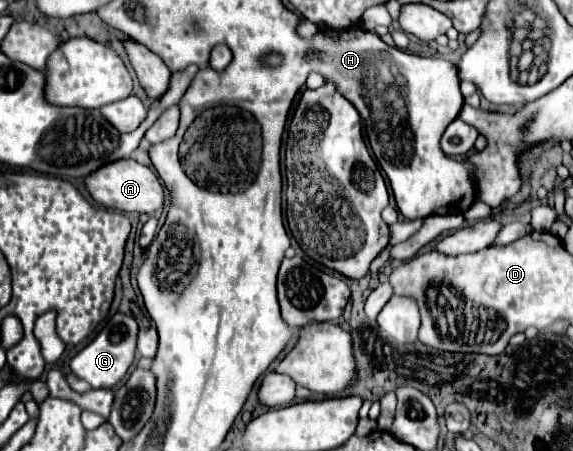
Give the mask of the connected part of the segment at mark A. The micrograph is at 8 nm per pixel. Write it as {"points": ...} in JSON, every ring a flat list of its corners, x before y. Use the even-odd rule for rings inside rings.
{"points":[[133,158,117,160,113,164,105,164,105,168,97,168,93,176,85,178,85,188,97,204,119,212,137,212,137,214,153,214,155,210,161,210,165,196,165,188,155,176,155,172,135,162]]}

